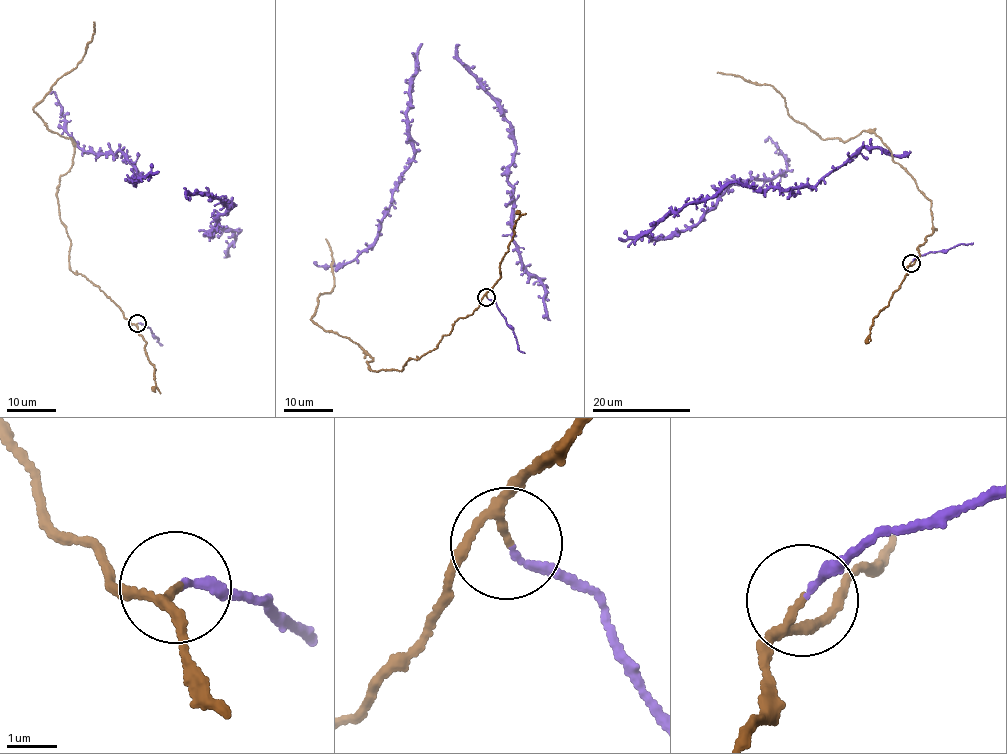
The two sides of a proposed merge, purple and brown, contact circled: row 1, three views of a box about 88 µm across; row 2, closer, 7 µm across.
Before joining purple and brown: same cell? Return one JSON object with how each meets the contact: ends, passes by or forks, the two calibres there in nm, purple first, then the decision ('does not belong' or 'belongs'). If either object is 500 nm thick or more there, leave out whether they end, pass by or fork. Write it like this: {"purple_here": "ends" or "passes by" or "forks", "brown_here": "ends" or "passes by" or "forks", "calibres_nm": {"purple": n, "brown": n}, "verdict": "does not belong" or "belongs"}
{"purple_here": "ends", "brown_here": "passes by", "calibres_nm": {"purple": 160, "brown": 130}, "verdict": "belongs"}

